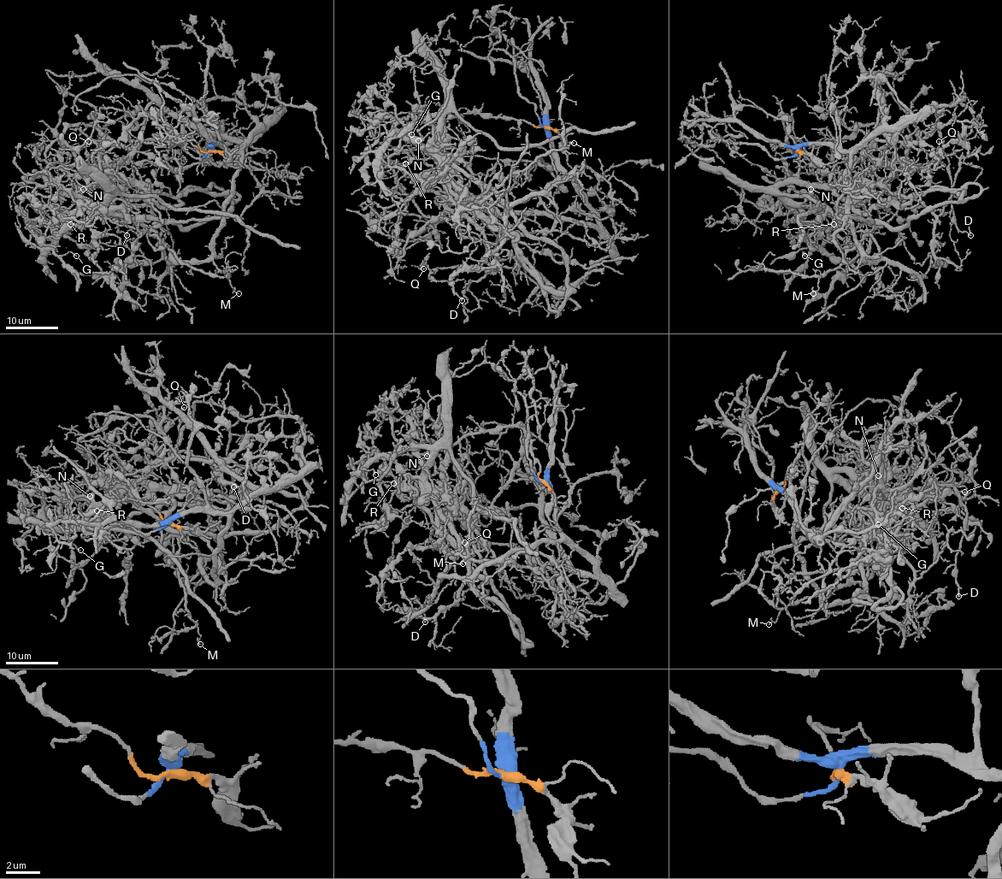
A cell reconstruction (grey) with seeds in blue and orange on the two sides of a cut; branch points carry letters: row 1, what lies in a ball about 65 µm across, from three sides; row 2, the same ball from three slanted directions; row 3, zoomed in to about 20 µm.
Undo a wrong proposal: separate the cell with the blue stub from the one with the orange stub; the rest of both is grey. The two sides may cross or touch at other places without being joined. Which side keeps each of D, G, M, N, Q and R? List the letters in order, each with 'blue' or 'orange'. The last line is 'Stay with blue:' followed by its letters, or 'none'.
D: blue
G: orange
M: orange
N: orange
Q: blue
R: orange
Stay with blue: D, Q

